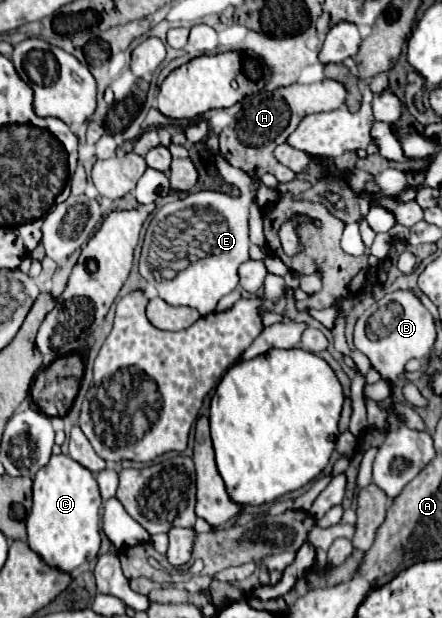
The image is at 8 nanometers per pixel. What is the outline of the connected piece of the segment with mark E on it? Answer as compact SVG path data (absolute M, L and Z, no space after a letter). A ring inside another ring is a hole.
M199 191L193 195L187 195L185 199L175 199L171 203L165 203L157 215L151 219L143 251L139 259L139 273L155 285L159 297L167 301L169 305L183 305L197 309L203 317L213 313L219 299L231 293L239 285L237 269L241 263L249 259L249 233L247 233L247 219L249 219L249 203L247 197L231 197L225 193L215 191Z

